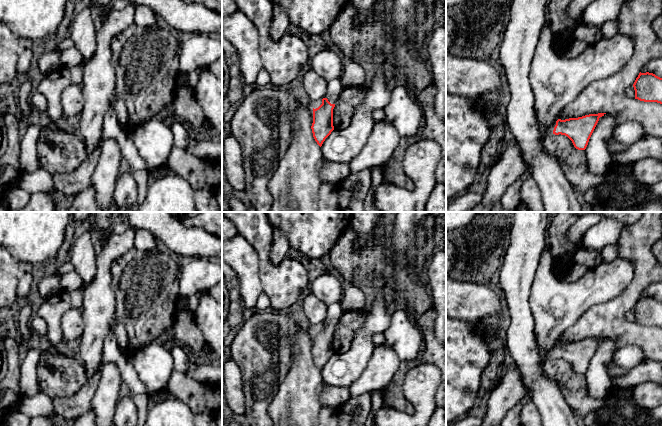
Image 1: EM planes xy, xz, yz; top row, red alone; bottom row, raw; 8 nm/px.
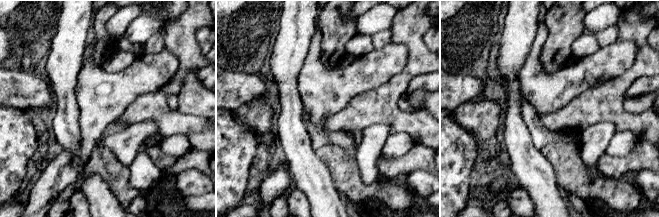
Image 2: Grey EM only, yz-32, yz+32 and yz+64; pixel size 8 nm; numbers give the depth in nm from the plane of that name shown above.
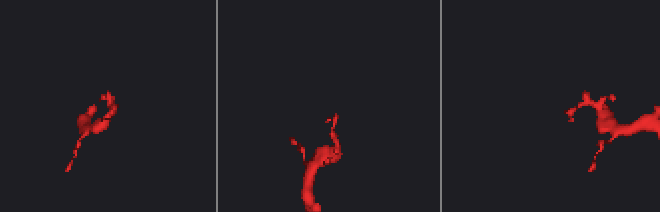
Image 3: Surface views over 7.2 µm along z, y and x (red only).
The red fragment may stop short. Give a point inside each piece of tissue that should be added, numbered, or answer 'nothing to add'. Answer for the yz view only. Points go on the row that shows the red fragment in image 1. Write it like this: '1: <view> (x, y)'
1: yz (549, 131)

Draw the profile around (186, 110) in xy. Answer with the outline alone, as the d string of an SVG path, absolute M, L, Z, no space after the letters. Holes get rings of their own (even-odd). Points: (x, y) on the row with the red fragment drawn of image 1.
M200 69L185 76L178 75L172 100L172 119L186 125L194 134L202 133L207 120L194 97L199 75Z

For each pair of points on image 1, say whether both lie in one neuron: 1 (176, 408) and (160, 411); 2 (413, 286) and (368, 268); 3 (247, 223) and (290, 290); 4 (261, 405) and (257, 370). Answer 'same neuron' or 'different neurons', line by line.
1: same neuron
2: same neuron
3: same neuron
4: same neuron

